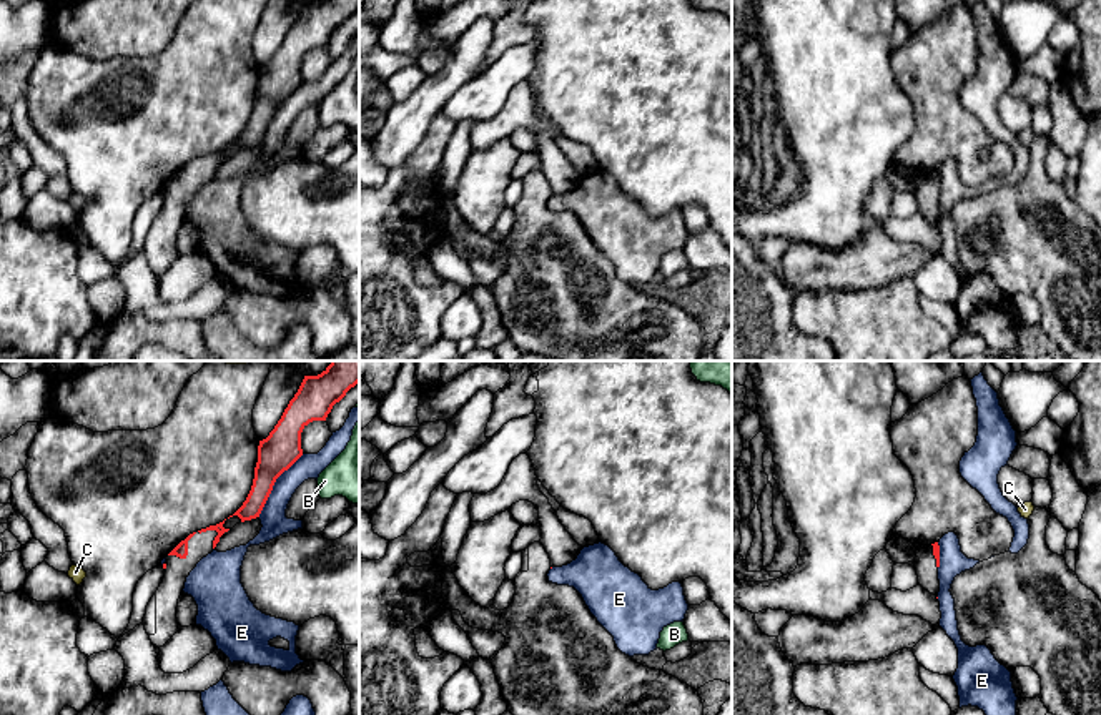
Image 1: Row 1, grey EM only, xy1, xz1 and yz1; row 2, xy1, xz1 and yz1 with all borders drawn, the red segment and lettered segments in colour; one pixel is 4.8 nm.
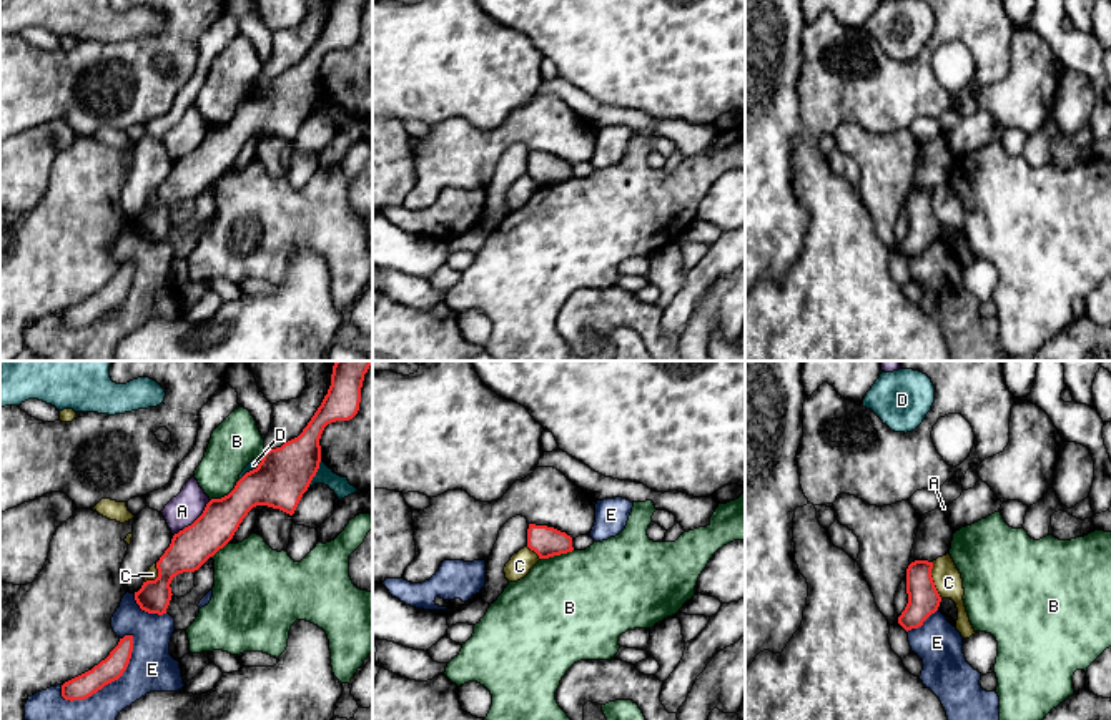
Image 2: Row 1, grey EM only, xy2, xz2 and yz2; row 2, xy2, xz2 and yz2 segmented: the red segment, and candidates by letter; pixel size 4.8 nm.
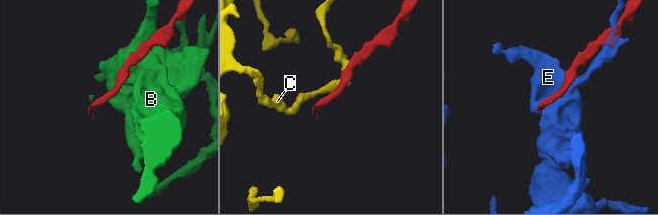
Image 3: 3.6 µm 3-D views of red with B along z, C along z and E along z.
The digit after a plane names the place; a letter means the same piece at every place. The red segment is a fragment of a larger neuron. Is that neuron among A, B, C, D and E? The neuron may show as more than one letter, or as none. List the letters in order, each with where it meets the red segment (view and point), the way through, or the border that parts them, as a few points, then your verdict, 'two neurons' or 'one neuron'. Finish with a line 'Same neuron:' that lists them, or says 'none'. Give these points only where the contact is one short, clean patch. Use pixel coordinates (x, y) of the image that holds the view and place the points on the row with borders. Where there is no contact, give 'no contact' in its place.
A: xy2 (195, 521) | along xy2 (210, 501), (190, 524), (173, 536) | two neurons
B: xz2 (556, 554) | two neurons
C: yz2 (932, 581) | along yz2 (932, 562), (932, 581), (942, 597) | two neurons
D: xy2 (253, 469) | two neurons
E: xy2 (110, 682) | two neurons
Same neuron: none

